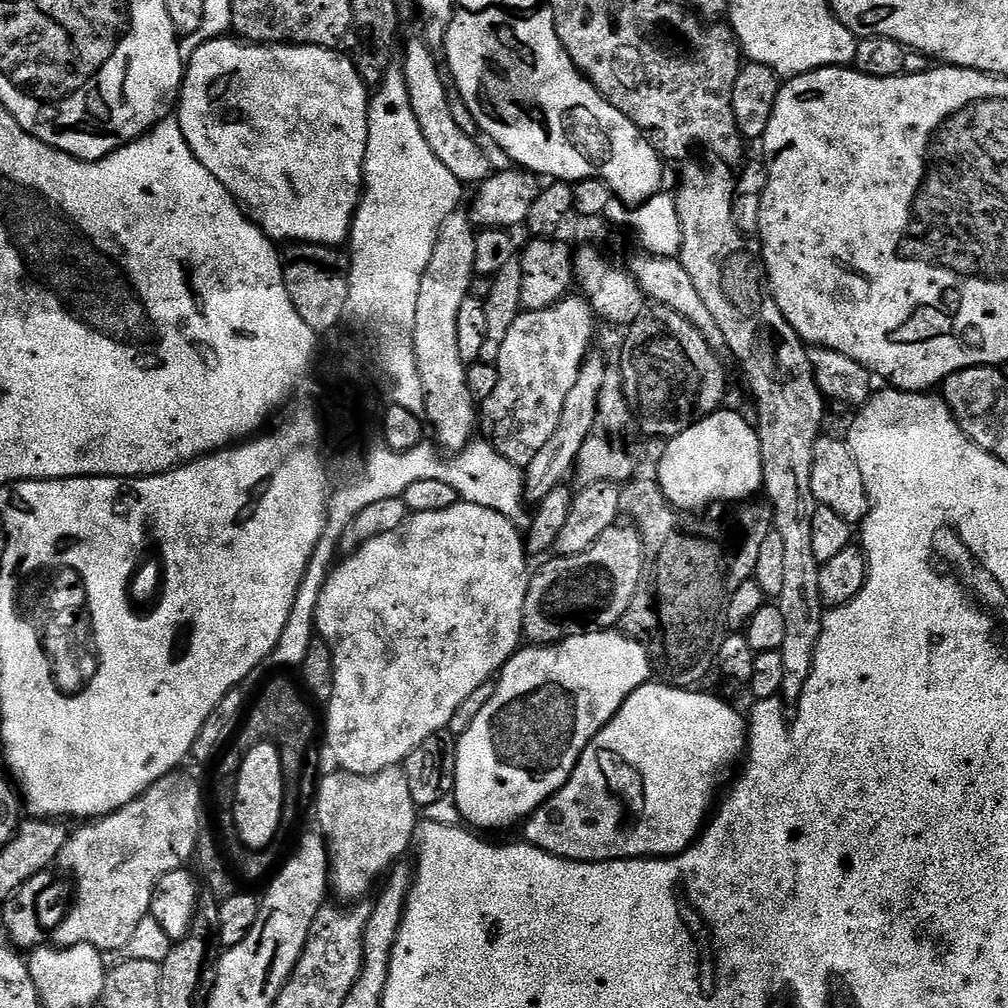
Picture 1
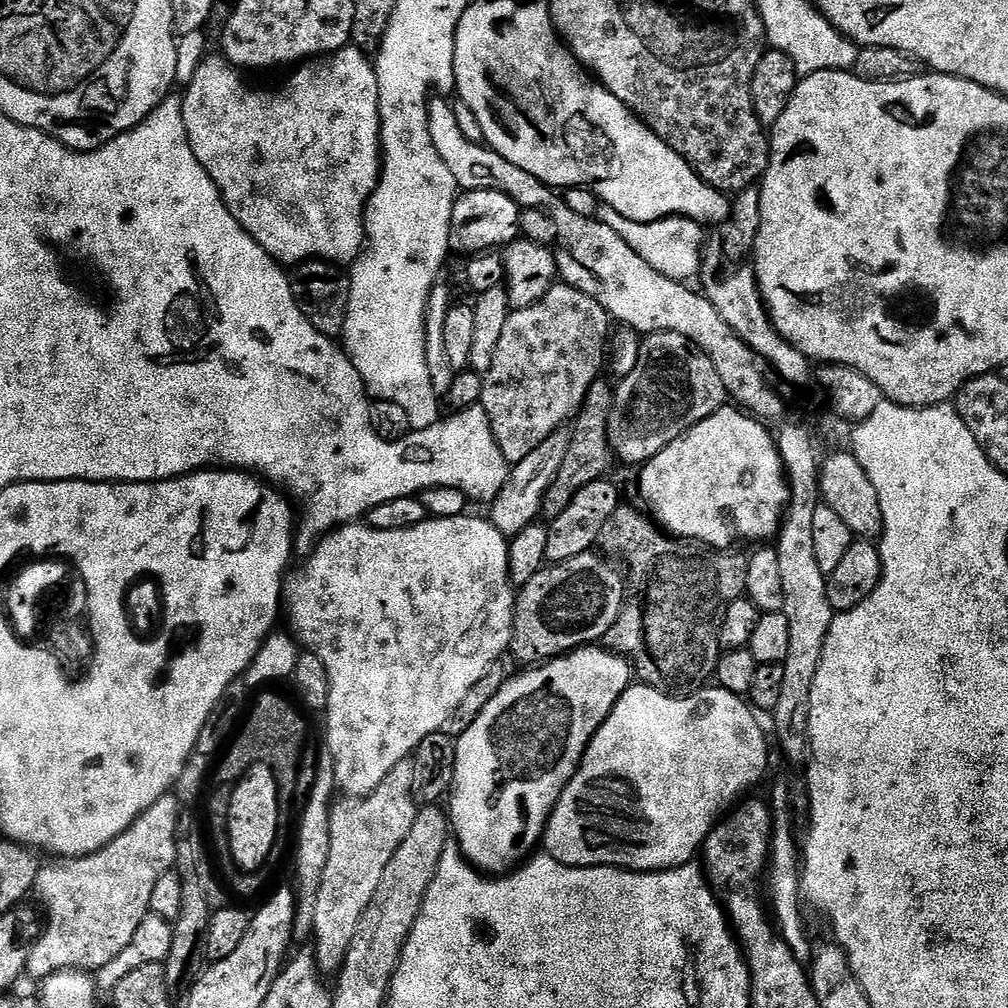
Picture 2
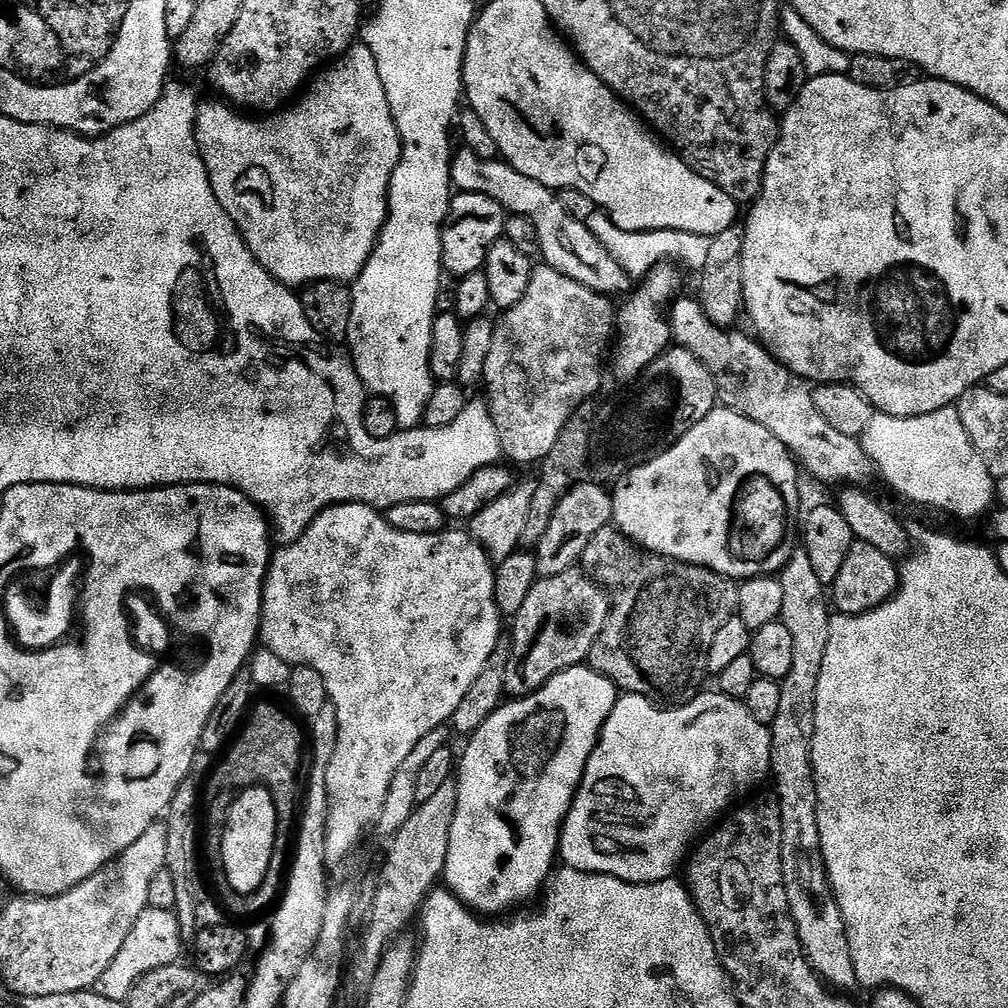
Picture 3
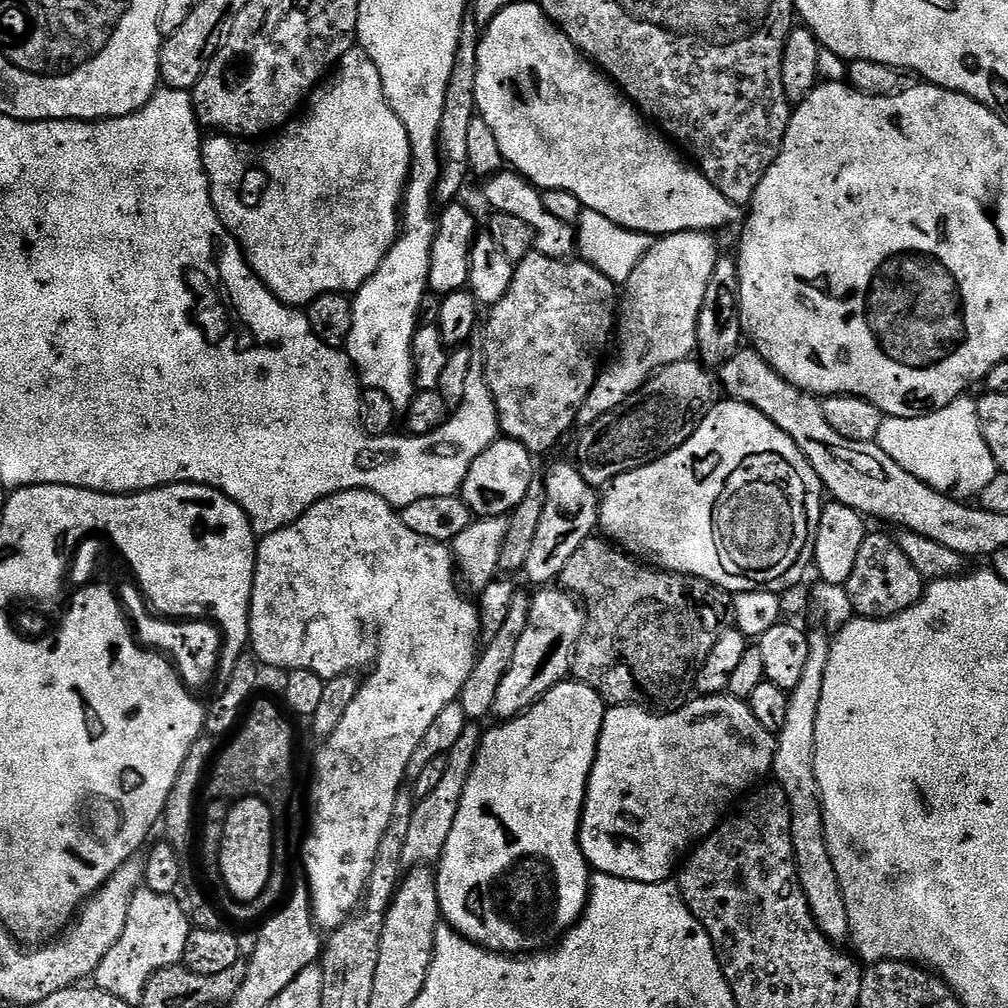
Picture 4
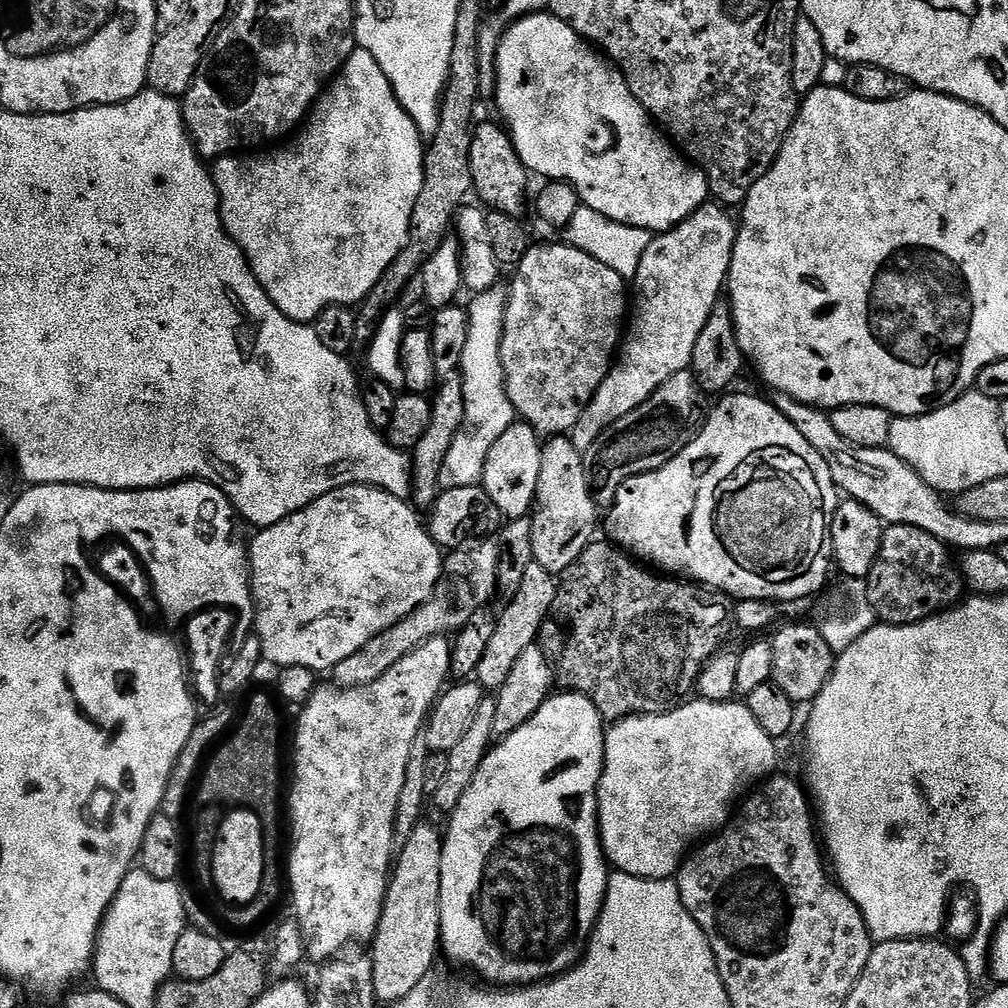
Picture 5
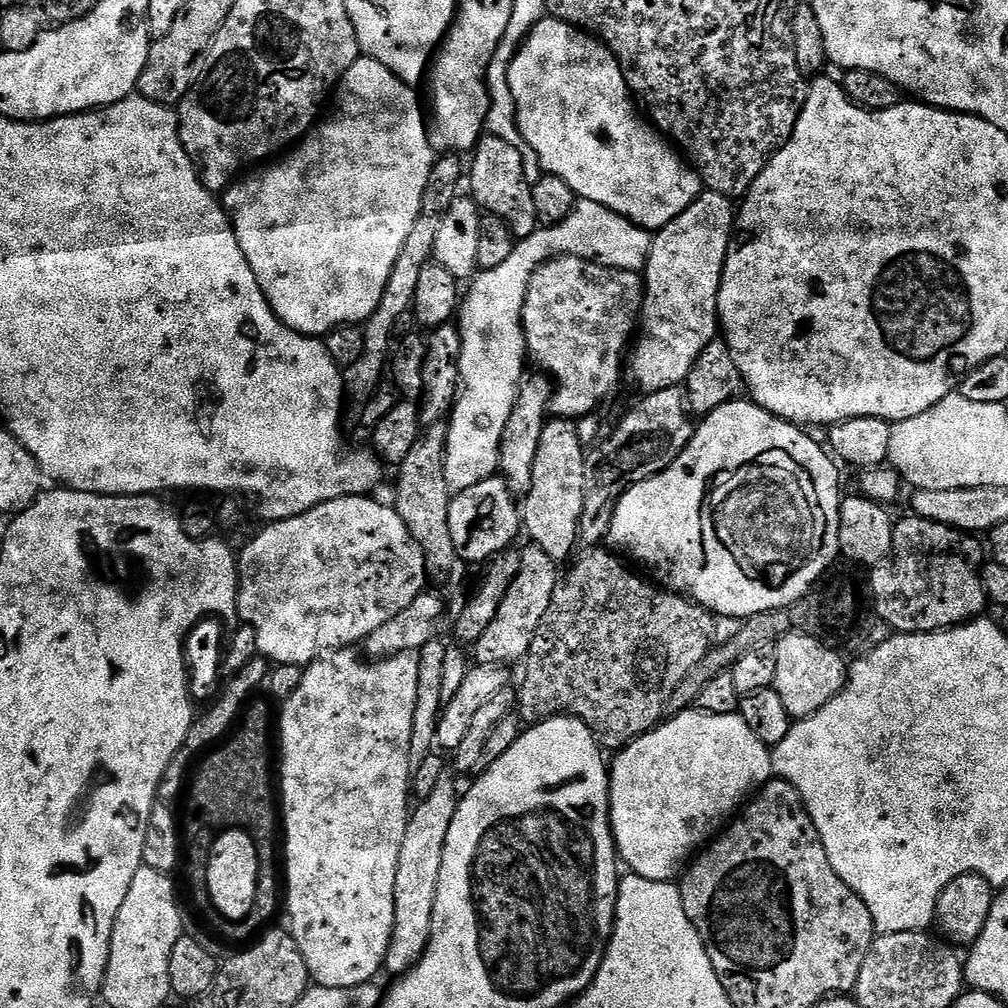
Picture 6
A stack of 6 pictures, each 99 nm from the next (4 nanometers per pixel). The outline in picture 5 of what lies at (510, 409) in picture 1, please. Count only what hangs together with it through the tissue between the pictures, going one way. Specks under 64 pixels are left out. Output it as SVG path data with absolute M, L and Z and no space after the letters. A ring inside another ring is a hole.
M561 242L561 244L533 243L526 254L526 258L522 258L522 262L515 265L514 272L516 272L516 277L512 280L508 307L504 313L506 331L504 334L502 366L504 367L504 378L508 385L508 397L514 406L517 417L528 423L539 437L562 436L571 433L572 427L578 422L578 418L582 418L582 410L586 410L586 406L594 398L598 386L602 386L606 374L612 369L618 355L618 349L622 344L622 337L626 331L626 321L630 316L630 284L625 276L618 274L618 270L606 266L606 262L598 262L598 258L590 258L590 254L578 250L567 242Z

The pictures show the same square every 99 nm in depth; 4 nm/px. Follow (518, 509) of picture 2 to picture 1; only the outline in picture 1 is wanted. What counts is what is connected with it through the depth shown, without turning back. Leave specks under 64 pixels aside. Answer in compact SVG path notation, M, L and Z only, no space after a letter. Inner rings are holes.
M597 354L589 355L585 360L582 370L578 376L578 382L574 382L574 390L570 390L569 397L566 398L566 407L562 409L562 422L558 422L558 430L554 430L554 435L550 437L550 442L534 454L534 462L530 462L524 468L524 499L529 505L540 504L550 490L561 487L561 484L576 467L578 450L582 450L582 442L586 442L586 434L590 434L590 429L594 427L594 418L598 414L598 393L602 390L602 382L606 382L606 374L610 371L609 365L604 365L604 360Z

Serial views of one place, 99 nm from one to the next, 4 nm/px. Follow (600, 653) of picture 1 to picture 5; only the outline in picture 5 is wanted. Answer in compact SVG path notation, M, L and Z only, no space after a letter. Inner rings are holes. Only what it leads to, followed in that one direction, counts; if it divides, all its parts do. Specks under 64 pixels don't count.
M567 690L557 694L549 695L544 705L526 722L526 726L518 726L510 735L503 737L495 746L489 747L486 758L482 766L478 766L478 774L474 774L474 782L470 782L470 790L462 794L458 806L450 814L452 820L448 824L448 832L443 837L444 849L442 850L442 890L440 891L440 943L443 955L448 955L456 964L465 964L468 968L473 968L477 972L481 981L487 982L492 986L527 986L530 984L543 984L545 980L561 976L575 968L584 958L584 953L588 950L588 941L592 938L592 932L596 929L596 924L600 921L600 912L604 908L604 895L608 892L608 878L610 875L610 865L604 855L604 845L600 843L600 779L604 773L604 738L606 735L606 721L601 716L600 711L590 702L590 698L583 696L581 692L570 692Z

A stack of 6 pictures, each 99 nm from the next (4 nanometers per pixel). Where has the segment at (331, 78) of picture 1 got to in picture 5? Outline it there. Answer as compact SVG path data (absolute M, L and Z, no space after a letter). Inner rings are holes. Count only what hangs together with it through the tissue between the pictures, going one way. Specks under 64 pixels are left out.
M359 46L352 51L350 58L336 73L327 89L321 92L320 99L316 101L296 138L297 140L289 148L284 148L281 152L266 157L265 160L252 156L256 154L221 156L211 165L210 171L212 180L216 184L216 193L220 195L220 217L224 228L230 234L232 241L243 250L254 278L258 278L258 282L264 287L274 306L282 310L282 314L286 314L292 320L312 322L330 306L335 304L356 306L367 299L378 286L382 276L386 274L390 264L406 247L411 230L411 215L414 214L418 194L422 194L423 190L426 140L420 135L418 126L410 118L410 114L406 114L406 110L398 102L391 82L386 78L386 74L382 74L382 66L378 66L372 55Z

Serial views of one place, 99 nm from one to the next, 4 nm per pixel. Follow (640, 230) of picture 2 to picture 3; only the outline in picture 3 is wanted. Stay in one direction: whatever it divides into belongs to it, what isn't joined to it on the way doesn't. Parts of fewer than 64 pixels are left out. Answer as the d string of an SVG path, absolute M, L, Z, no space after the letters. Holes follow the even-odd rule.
M603 210L597 212L586 222L590 231L615 257L616 261L627 270L629 277L643 278L650 270L665 262L679 262L685 269L698 270L706 266L710 255L710 239L698 234L679 232L678 230L654 230L653 232L627 232L622 230Z

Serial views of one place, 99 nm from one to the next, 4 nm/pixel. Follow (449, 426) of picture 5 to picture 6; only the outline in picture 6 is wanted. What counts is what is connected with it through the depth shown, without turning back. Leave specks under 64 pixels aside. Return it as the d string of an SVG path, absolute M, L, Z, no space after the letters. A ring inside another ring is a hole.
M429 424L414 442L410 454L402 458L396 476L396 501L394 507L406 522L406 527L421 547L425 556L427 571L436 576L460 576L466 569L466 562L454 546L450 536L450 502L453 492L446 478L446 454L448 453L448 424Z

